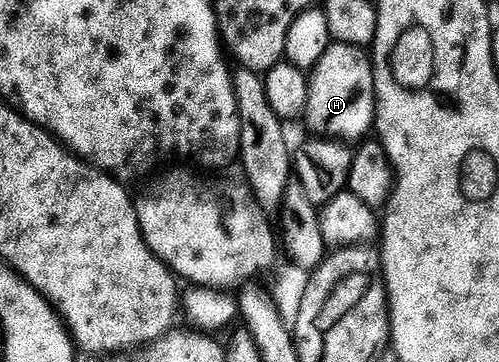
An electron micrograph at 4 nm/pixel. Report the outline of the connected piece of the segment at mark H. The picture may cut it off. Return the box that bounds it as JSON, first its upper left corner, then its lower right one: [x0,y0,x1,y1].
[303,43,376,143]

